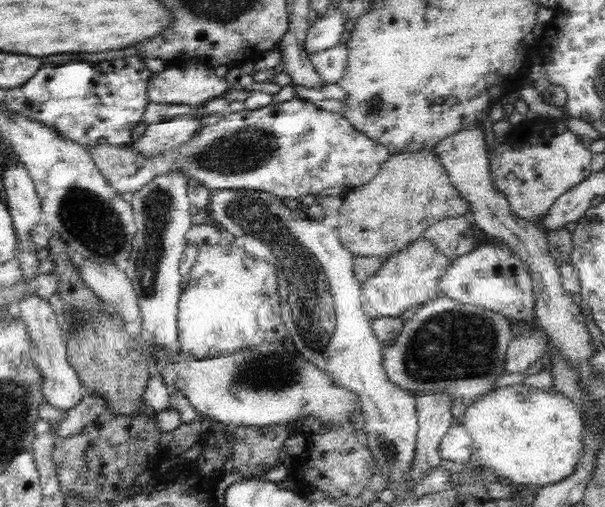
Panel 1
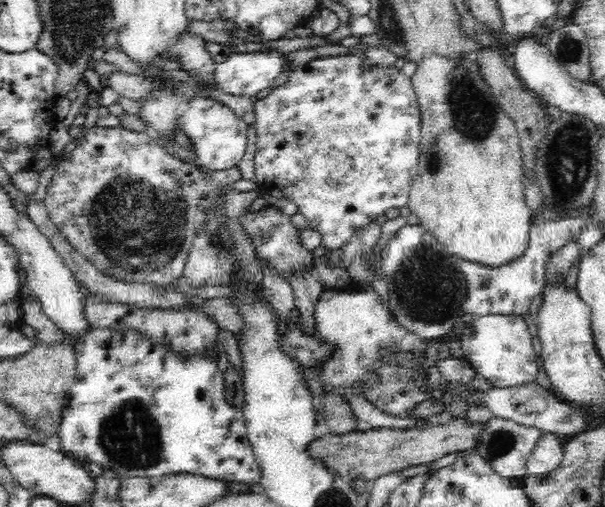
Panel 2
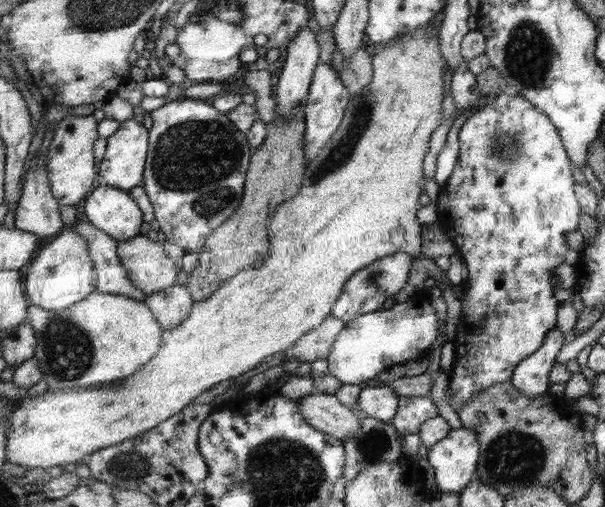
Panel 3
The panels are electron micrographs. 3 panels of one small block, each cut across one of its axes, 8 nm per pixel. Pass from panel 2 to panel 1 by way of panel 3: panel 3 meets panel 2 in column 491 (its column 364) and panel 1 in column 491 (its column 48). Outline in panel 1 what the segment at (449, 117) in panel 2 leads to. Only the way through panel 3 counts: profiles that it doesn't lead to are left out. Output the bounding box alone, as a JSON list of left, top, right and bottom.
[461,382,585,488]

